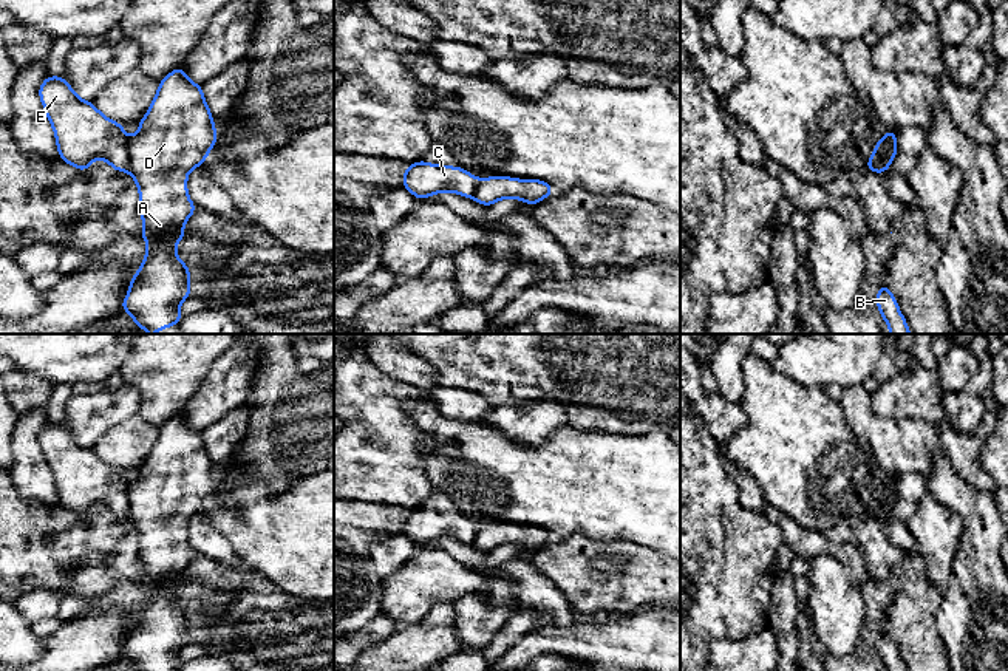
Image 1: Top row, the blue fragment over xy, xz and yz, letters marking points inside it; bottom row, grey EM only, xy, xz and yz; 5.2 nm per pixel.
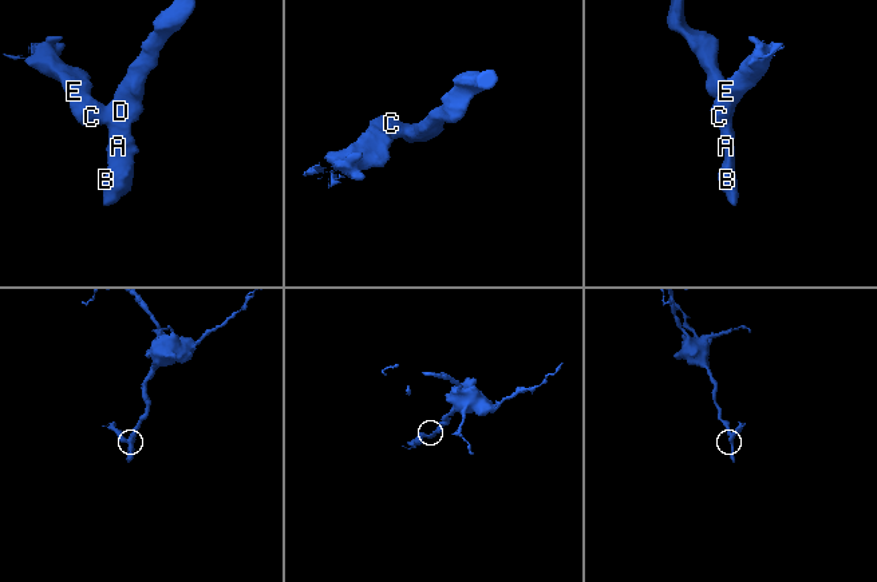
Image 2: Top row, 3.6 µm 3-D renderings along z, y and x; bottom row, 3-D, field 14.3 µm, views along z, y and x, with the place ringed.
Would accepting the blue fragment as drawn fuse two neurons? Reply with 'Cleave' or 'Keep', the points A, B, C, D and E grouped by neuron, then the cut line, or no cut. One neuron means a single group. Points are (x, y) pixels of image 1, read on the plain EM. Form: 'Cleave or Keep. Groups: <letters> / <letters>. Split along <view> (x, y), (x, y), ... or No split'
Cleave. Groups: A B D / C E. Split along xy (130, 486), (129, 517)

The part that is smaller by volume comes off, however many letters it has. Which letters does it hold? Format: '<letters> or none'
C, E

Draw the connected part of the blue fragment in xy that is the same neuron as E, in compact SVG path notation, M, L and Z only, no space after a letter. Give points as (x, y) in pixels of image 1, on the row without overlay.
M48 422L39 433L39 442L62 507L88 516L94 506L104 506L117 518L130 518L130 484L119 468L80 445L60 422Z

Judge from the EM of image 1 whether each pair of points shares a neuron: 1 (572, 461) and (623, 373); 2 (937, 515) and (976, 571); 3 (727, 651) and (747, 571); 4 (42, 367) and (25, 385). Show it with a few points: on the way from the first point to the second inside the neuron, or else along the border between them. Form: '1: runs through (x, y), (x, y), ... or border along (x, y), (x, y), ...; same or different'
1: border along (586, 429), (589, 430); different
2: border along (948, 509), (953, 509), (963, 524), (953, 575); different
3: border along (764, 630), (742, 639), (719, 639), (708, 654); different
4: border along (16, 368), (37, 378), (45, 378), (56, 385); different

